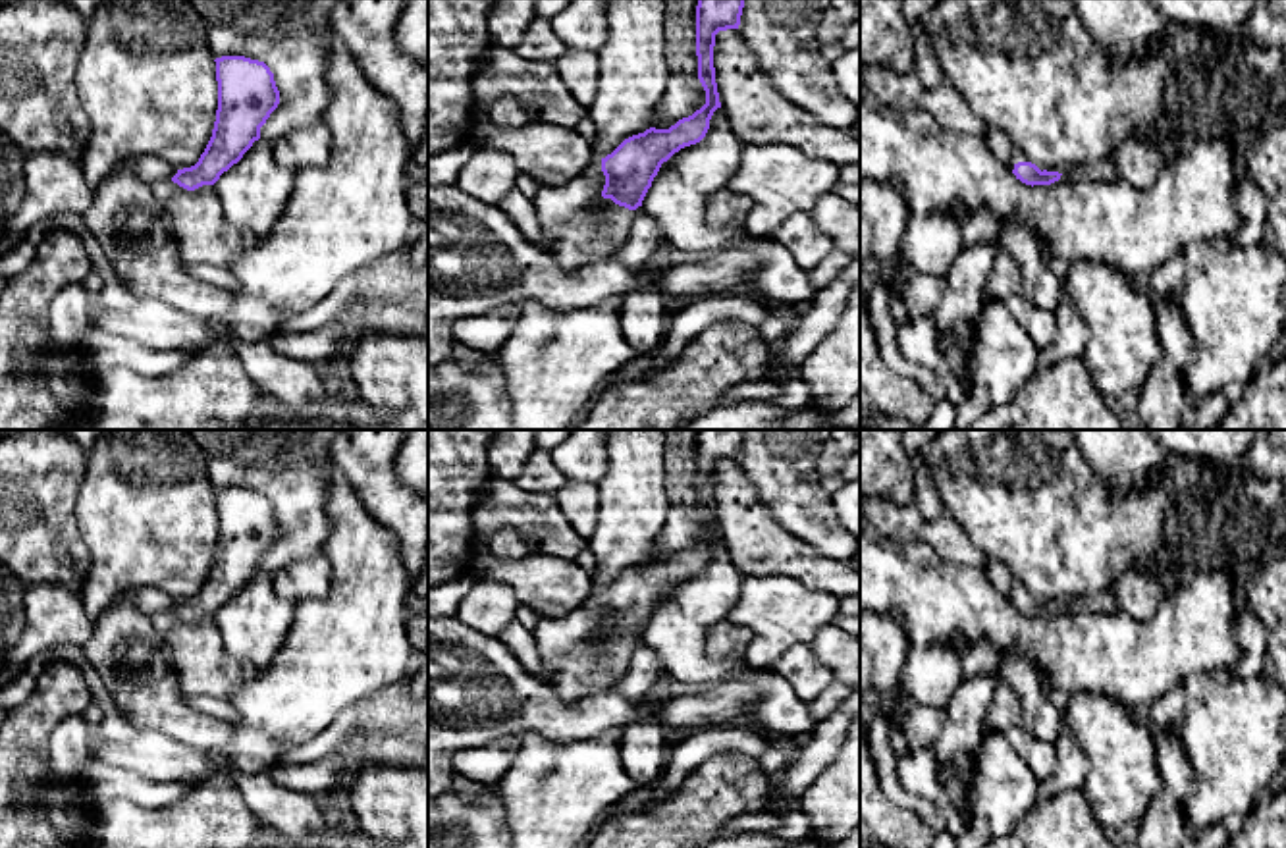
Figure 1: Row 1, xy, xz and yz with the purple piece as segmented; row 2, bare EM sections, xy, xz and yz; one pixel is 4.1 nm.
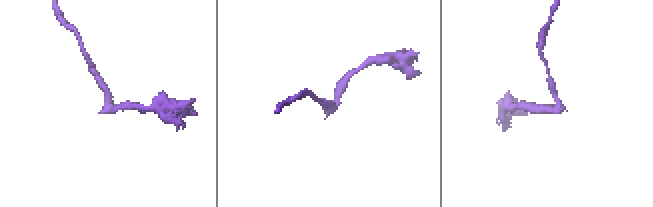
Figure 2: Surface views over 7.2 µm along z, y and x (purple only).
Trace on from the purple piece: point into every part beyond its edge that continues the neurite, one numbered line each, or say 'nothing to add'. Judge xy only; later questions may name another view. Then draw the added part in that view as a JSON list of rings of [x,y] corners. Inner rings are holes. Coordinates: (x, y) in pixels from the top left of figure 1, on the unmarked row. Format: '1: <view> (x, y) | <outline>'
1: xy (151, 602) | [[[137,588],[129,592],[129,599],[141,613],[148,617],[172,611],[177,605],[174,596],[168,596],[156,588]]]

